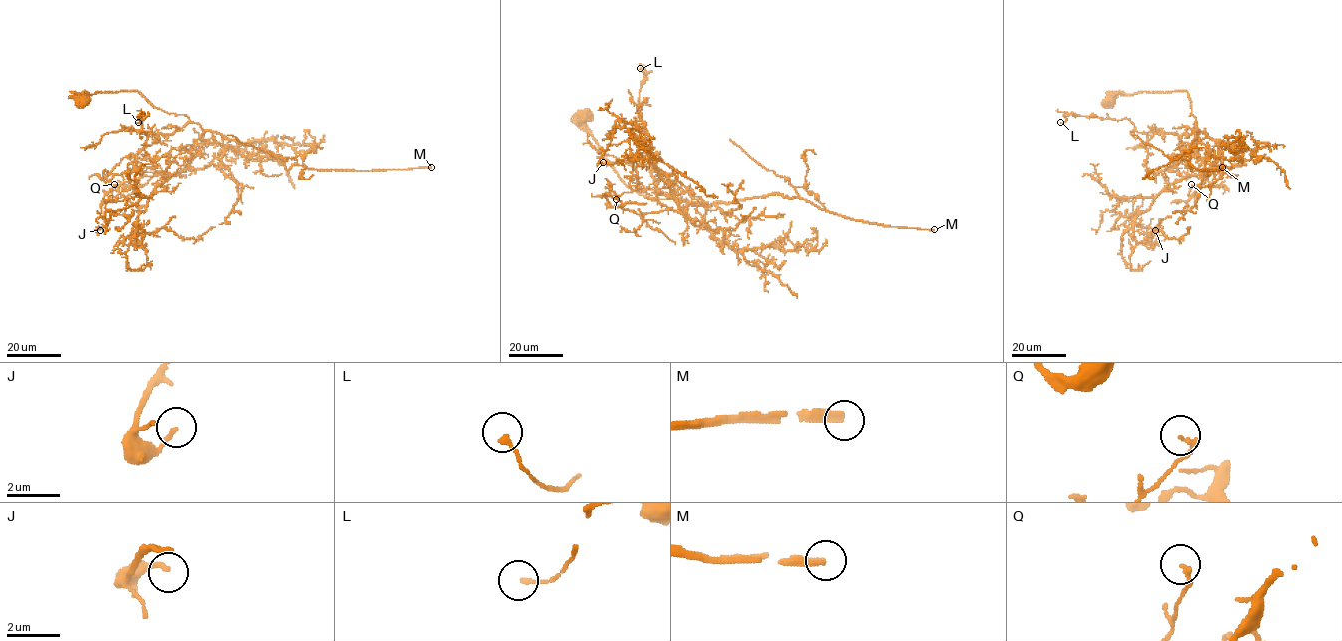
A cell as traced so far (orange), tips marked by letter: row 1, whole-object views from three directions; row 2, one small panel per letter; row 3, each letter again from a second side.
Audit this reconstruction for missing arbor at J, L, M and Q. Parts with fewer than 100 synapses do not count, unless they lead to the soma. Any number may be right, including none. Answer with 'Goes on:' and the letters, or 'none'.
Goes on: M

